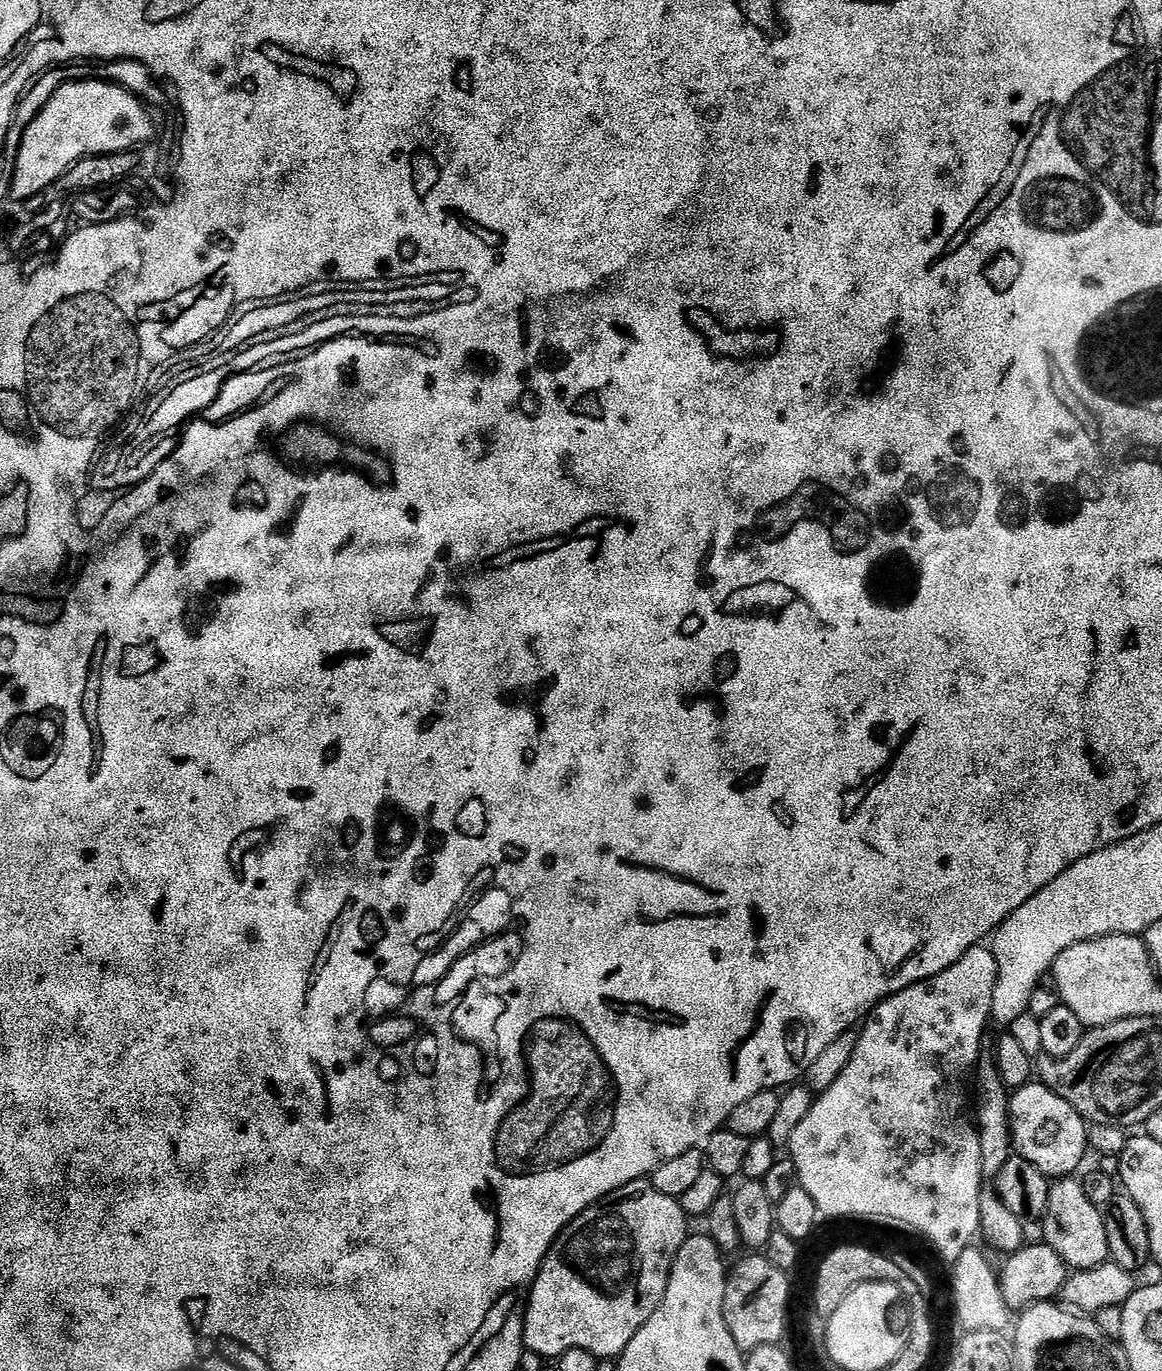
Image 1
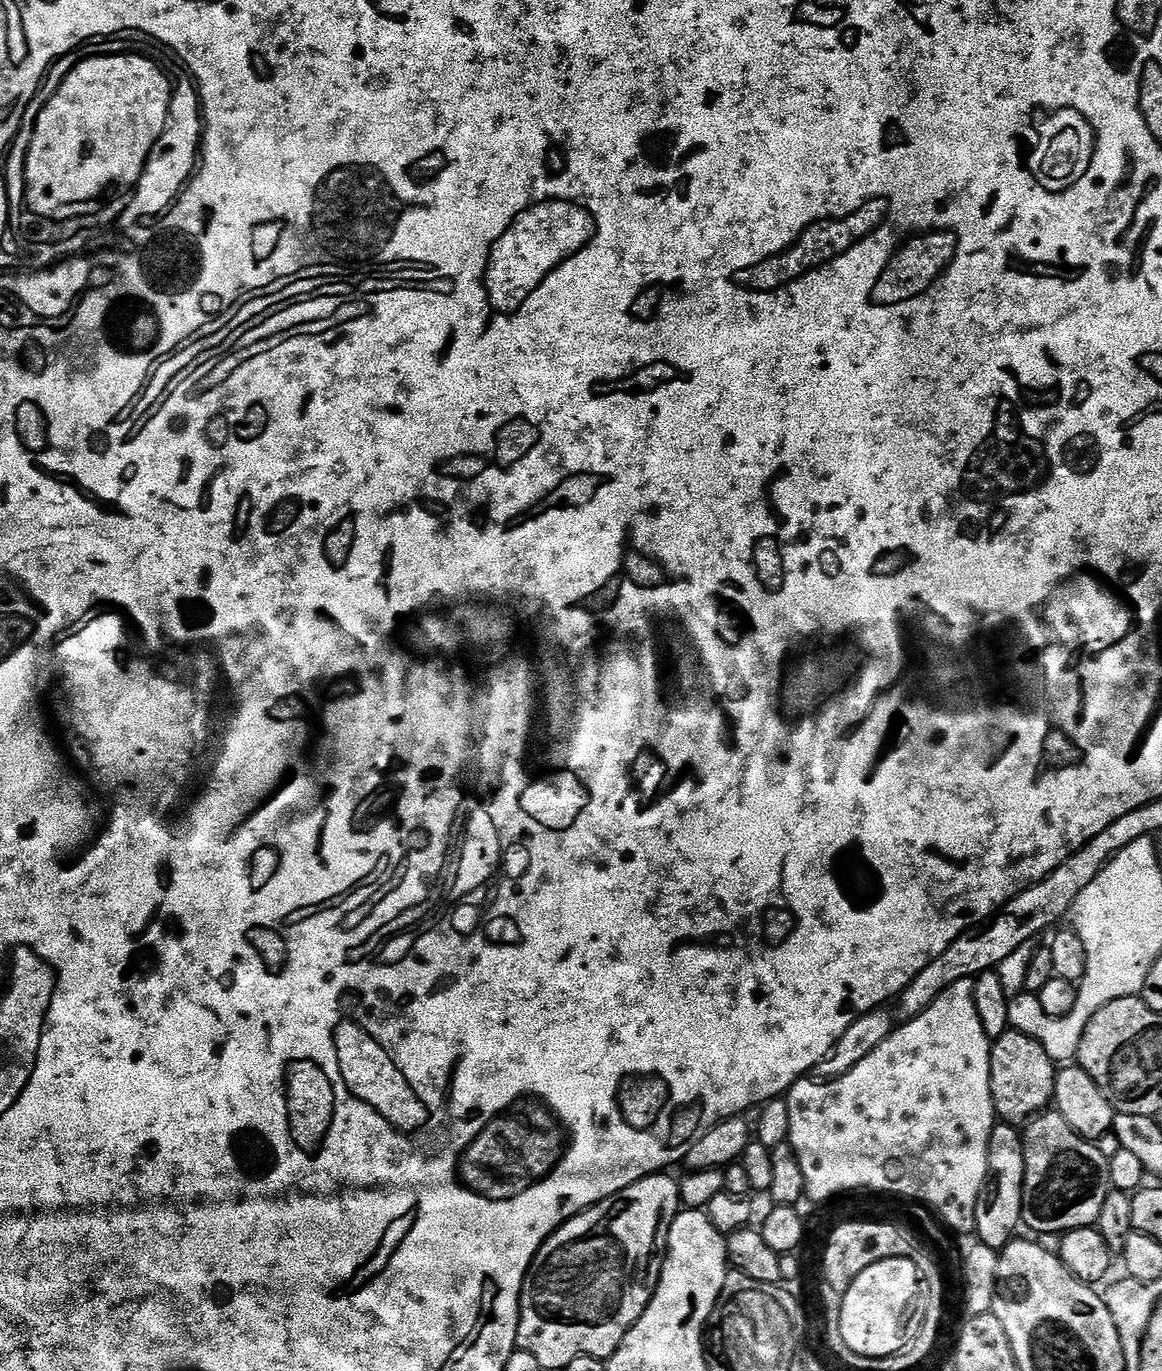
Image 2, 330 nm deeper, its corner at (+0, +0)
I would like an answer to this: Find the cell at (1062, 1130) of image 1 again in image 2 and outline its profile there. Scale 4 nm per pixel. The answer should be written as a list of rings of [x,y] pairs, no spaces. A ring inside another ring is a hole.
[[[1006,1031],[995,1040],[990,1054],[990,1094],[997,1117],[1003,1123],[1023,1125],[1034,1116],[1039,1116],[1053,1103],[1057,1065],[1030,1038],[1021,1032]]]

